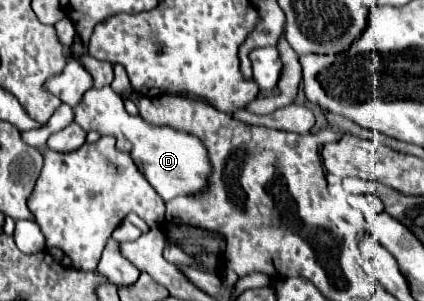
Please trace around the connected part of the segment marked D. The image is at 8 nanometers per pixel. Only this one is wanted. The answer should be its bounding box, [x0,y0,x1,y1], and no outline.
[75,87,213,201]

